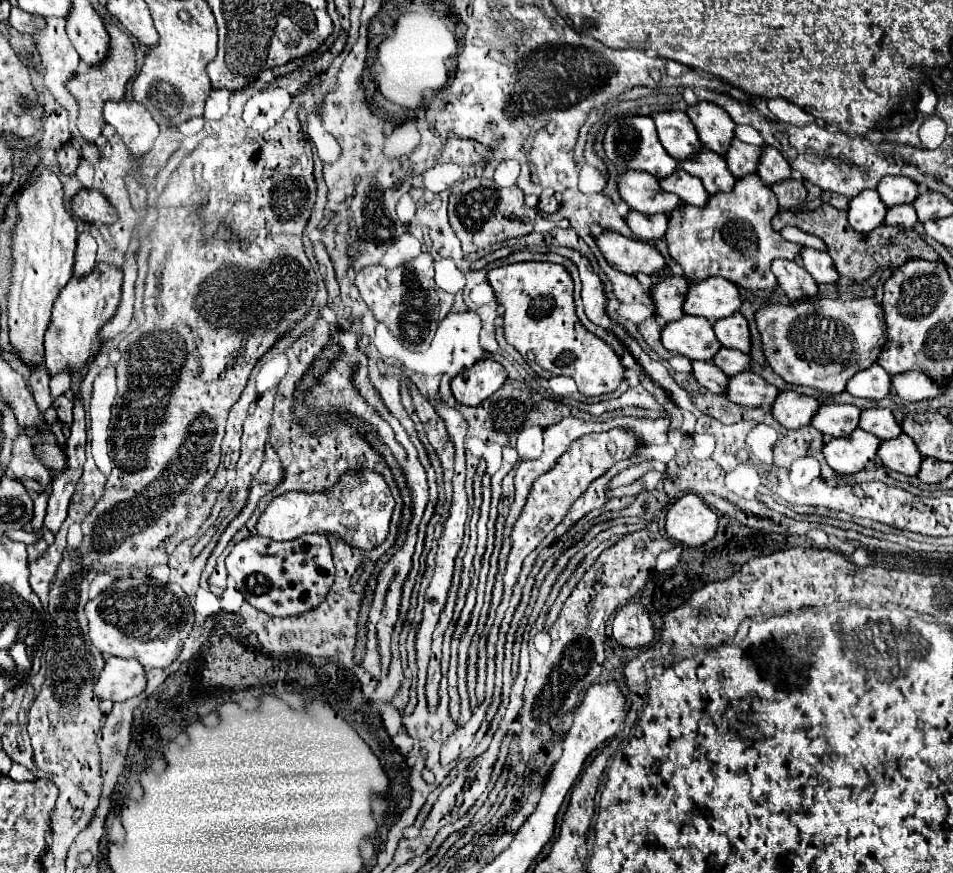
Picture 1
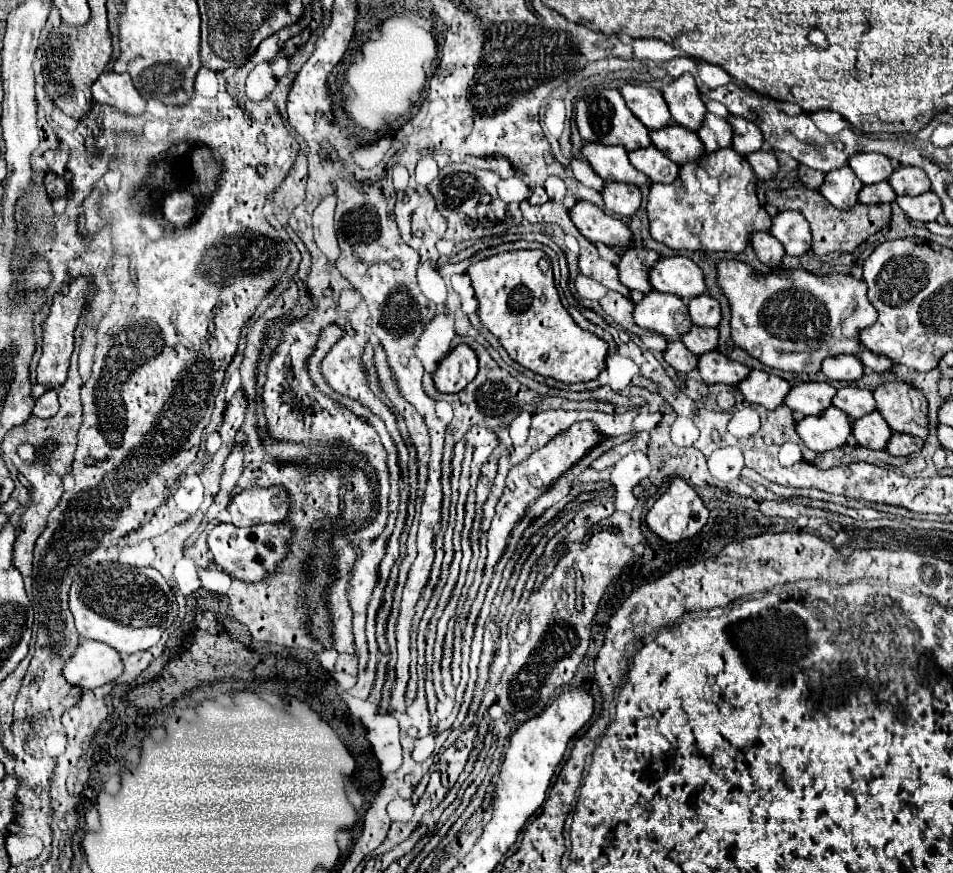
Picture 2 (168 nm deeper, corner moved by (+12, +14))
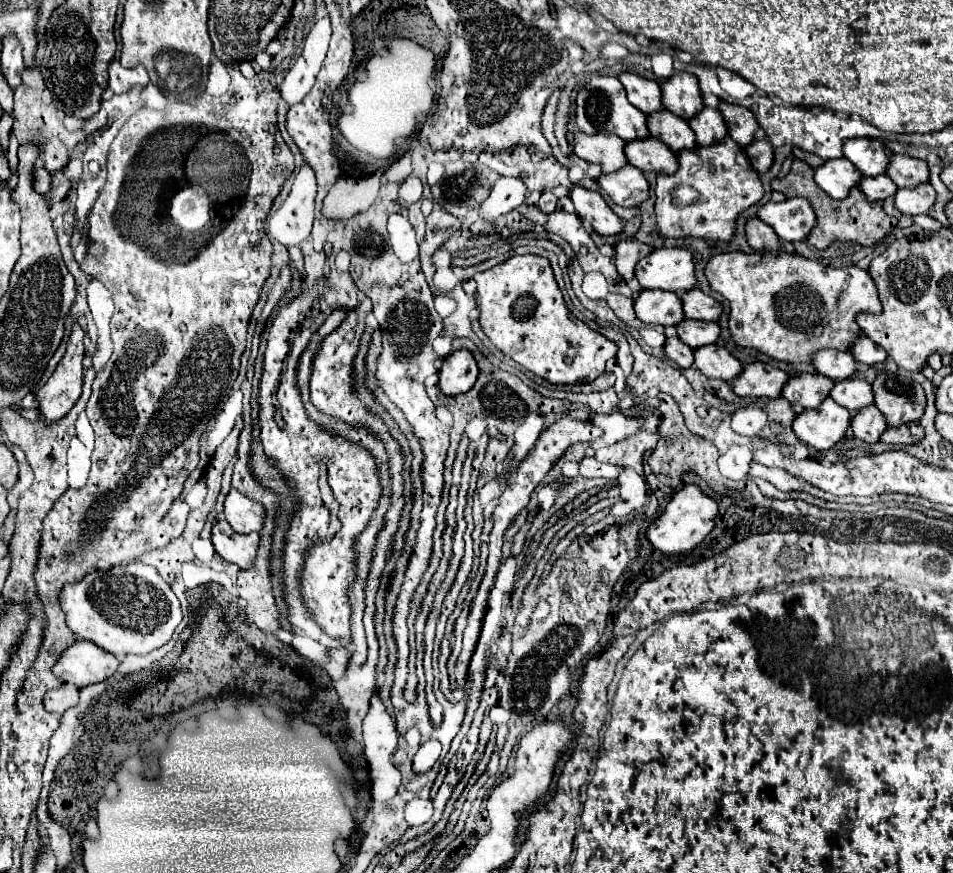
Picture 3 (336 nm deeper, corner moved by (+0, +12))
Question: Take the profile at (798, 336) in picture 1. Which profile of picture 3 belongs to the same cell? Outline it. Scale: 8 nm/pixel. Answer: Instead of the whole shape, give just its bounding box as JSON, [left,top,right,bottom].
[705,251,883,365]

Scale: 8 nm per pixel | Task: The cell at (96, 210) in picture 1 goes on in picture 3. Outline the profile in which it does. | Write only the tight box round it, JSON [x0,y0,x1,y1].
[35,167,51,197]

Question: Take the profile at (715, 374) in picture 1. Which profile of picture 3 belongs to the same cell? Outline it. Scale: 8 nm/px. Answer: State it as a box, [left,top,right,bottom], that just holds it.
[665,337,693,369]

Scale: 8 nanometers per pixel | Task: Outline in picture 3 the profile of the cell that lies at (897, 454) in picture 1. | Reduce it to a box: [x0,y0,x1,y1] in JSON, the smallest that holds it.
[851,405,887,443]

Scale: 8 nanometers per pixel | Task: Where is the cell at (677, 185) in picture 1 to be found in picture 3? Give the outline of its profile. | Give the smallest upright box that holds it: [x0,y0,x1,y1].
[625,139,677,173]

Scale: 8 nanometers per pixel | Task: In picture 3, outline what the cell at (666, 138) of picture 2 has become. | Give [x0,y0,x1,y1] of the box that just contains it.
[647,111,697,153]

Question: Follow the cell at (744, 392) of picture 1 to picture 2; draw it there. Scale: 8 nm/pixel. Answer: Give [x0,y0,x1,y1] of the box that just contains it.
[697,351,749,385]

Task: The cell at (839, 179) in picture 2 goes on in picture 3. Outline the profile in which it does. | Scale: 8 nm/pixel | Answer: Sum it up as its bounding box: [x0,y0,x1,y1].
[815,159,863,201]

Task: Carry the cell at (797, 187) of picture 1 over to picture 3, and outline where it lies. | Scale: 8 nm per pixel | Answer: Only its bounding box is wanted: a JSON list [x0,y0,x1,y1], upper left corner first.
[745,139,773,173]

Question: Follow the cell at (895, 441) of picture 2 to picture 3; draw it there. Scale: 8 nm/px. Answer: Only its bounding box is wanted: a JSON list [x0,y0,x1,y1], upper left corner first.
[881,423,925,445]

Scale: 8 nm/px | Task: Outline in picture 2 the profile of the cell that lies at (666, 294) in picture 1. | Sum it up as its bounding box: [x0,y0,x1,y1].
[617,247,659,293]

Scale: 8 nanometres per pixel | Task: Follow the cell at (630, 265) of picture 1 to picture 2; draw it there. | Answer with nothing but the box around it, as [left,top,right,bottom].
[569,201,631,247]

